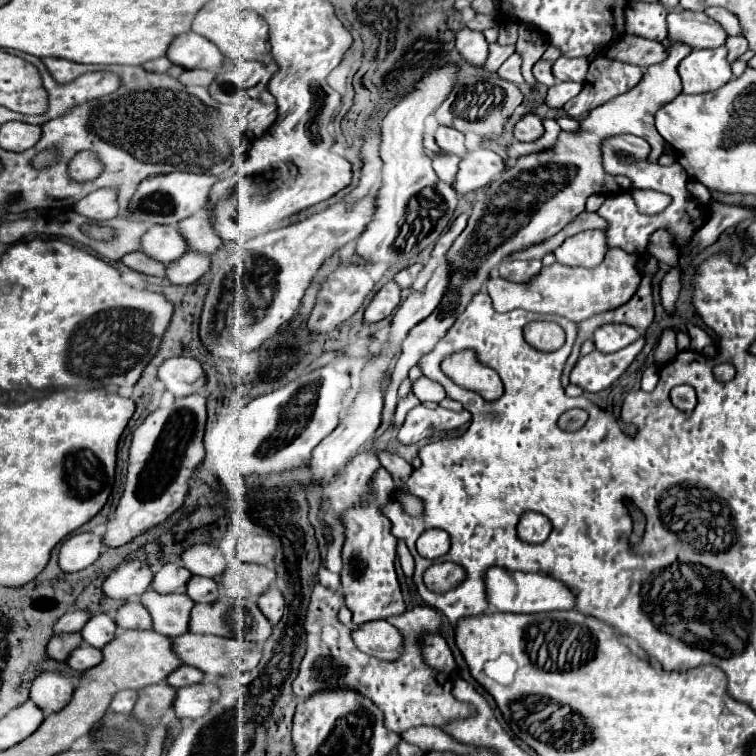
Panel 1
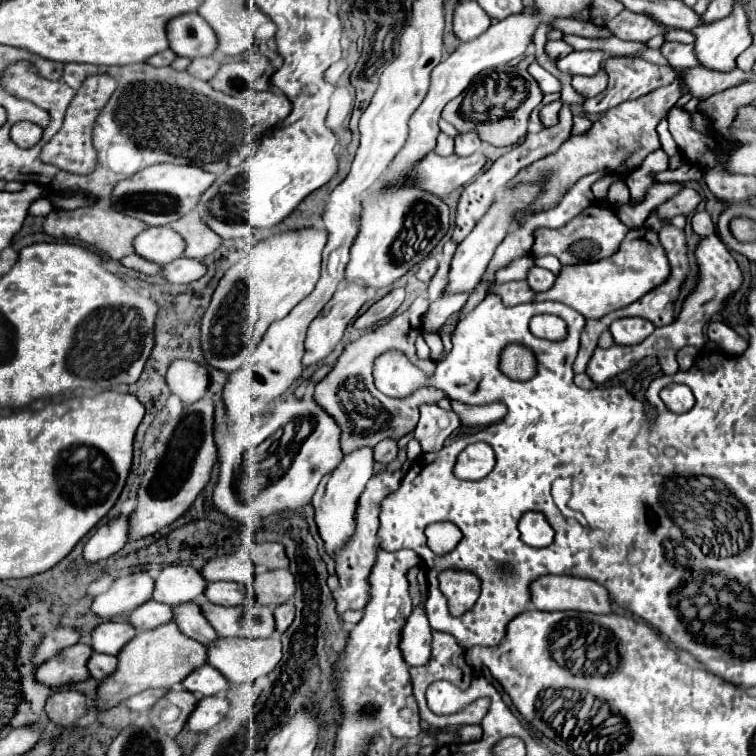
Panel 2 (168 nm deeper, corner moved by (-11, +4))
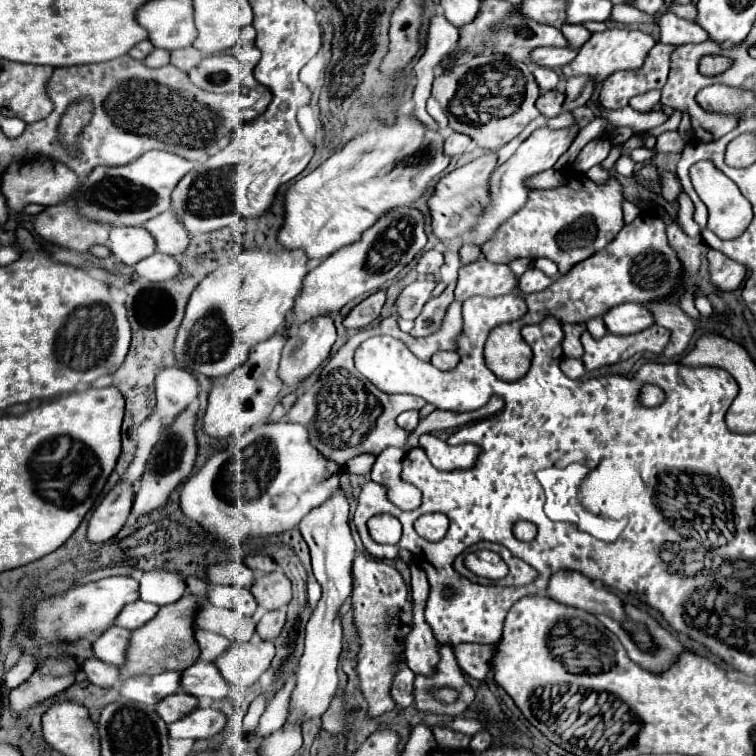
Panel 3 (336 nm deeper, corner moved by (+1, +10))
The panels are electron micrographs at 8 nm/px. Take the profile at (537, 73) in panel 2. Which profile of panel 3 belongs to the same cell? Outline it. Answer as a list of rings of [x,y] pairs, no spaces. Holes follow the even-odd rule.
[[[536,67],[534,69],[534,77],[536,77],[536,83],[542,91],[550,91],[550,89],[556,89],[558,85],[558,73],[552,71],[552,69],[540,69]]]

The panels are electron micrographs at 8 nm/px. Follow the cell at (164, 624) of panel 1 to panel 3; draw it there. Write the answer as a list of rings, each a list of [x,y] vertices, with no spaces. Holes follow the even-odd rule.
[[[200,627],[194,629],[194,637],[196,637],[198,645],[200,645],[200,651],[202,651],[200,659],[202,661],[214,661],[230,645],[226,637],[220,637],[216,633],[208,633],[208,631],[200,629]]]

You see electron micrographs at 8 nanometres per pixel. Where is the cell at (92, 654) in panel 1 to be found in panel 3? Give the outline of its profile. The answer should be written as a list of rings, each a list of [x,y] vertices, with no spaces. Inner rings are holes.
[[[88,657],[82,665],[82,671],[86,673],[88,681],[98,687],[112,687],[120,679],[120,669],[114,665],[108,665],[96,657]]]

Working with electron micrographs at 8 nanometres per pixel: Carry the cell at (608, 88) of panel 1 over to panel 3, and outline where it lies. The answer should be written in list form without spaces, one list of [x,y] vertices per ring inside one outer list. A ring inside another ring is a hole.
[[[656,43],[640,69],[616,71],[604,79],[600,87],[600,105],[606,109],[622,109],[628,105],[628,99],[646,93],[650,89],[662,89],[668,79],[670,69],[670,51],[672,45]]]

